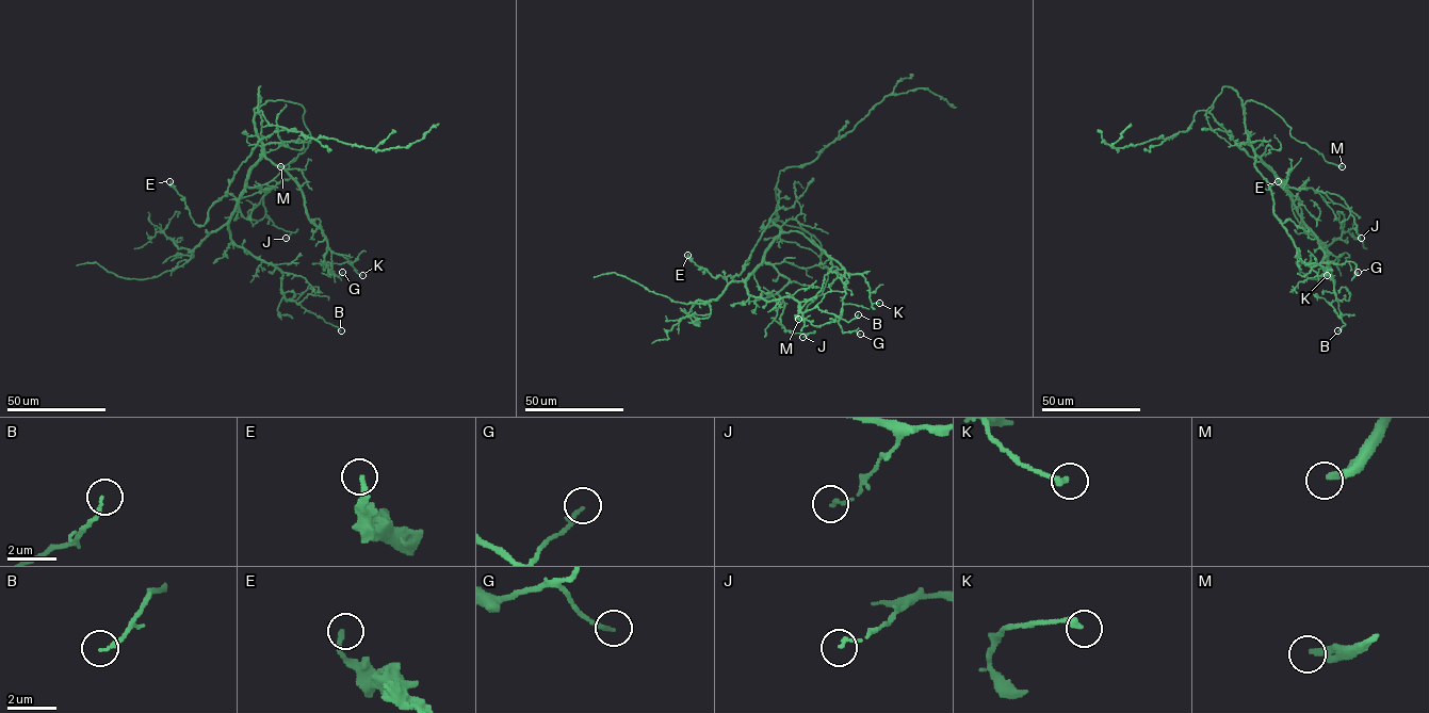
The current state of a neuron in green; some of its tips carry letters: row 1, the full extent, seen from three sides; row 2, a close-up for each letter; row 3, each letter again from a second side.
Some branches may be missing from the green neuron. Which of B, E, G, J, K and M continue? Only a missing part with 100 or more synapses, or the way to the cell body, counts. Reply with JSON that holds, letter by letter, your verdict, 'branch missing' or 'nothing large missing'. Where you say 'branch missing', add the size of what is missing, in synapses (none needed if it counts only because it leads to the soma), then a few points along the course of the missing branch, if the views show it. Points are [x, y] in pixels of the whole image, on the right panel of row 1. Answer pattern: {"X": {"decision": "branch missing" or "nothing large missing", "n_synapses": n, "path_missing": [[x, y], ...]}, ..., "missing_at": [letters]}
{"B": {"decision": "nothing large missing"}, "E": {"decision": "nothing large missing"}, "G": {"decision": "nothing large missing"}, "J": {"decision": "nothing large missing"}, "K": {"decision": "nothing large missing"}, "M": {"decision": "branch missing"}, "missing_at": ["M"]}

